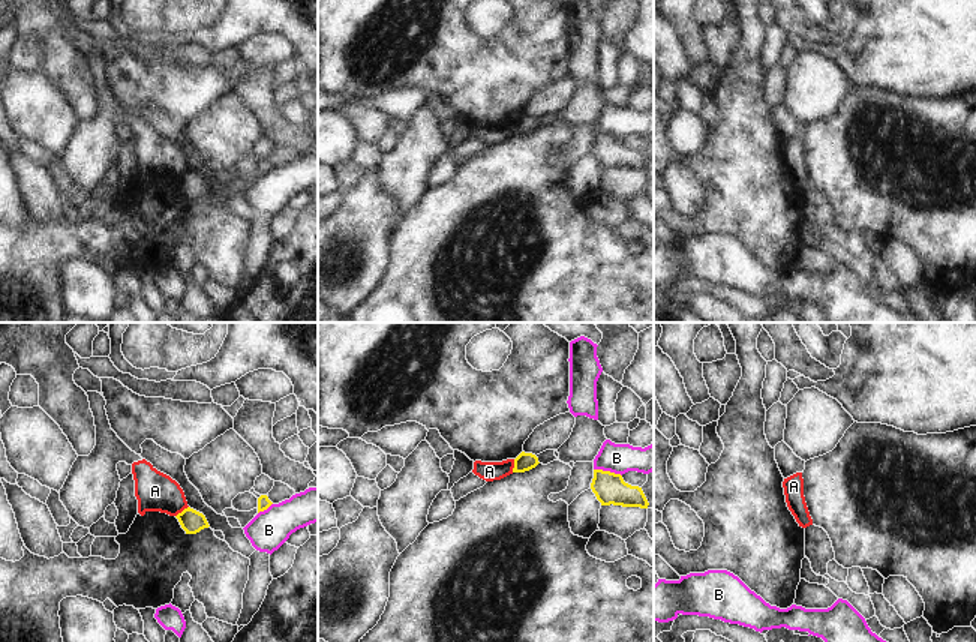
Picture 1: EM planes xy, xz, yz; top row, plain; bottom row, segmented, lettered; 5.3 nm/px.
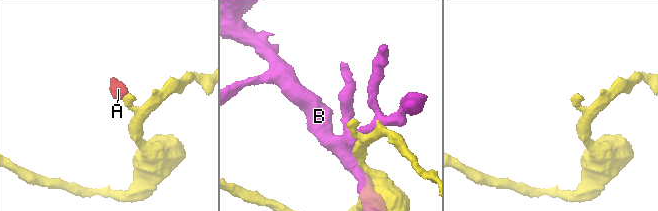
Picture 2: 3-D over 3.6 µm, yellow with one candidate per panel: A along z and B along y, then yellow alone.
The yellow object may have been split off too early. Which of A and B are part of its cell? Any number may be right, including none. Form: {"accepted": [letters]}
{"accepted": []}

